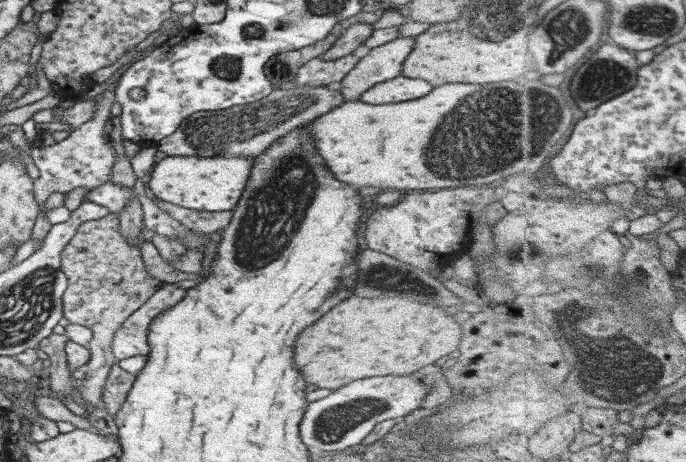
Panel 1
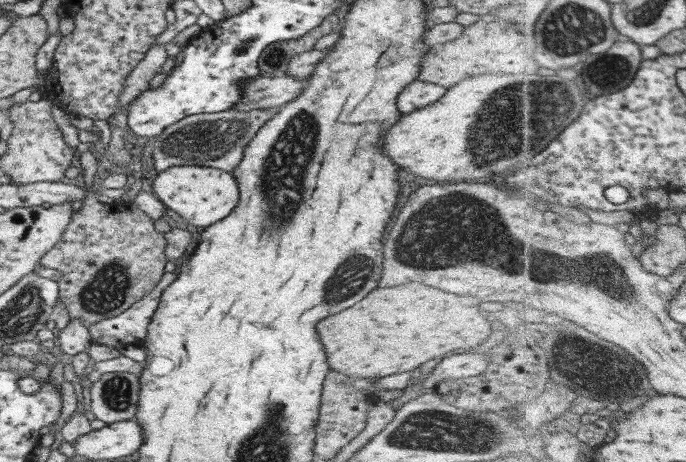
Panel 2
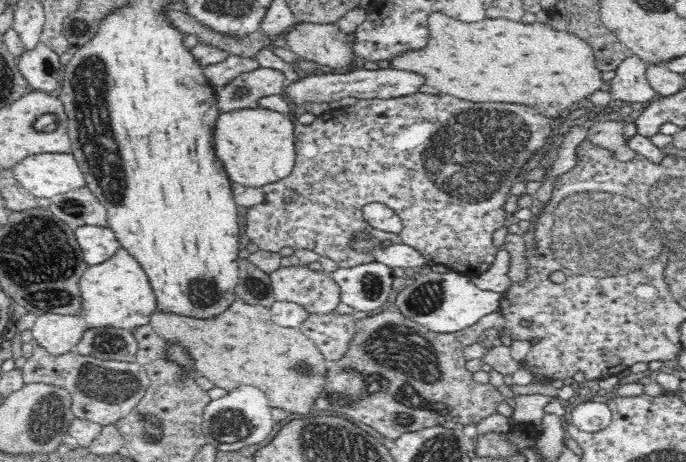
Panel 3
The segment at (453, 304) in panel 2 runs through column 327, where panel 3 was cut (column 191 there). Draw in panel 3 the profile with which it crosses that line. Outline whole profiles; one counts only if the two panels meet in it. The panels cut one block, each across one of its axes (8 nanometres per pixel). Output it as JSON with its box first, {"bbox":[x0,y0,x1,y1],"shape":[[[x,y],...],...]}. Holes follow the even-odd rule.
{"bbox":[149,298,327,414],"shape":[[[236,298],[228,312],[214,320],[196,320],[196,318],[184,318],[176,314],[154,314],[150,316],[149,325],[157,335],[165,341],[176,341],[182,343],[194,363],[198,375],[208,378],[218,388],[230,391],[242,384],[255,386],[266,393],[272,408],[282,408],[289,414],[311,414],[315,407],[314,400],[320,396],[326,384],[327,372],[318,374],[318,368],[314,368],[314,362],[326,362],[324,355],[314,344],[314,341],[307,337],[299,327],[282,328],[274,326],[268,320],[270,310],[262,305],[254,306],[246,304],[242,299]]]}

